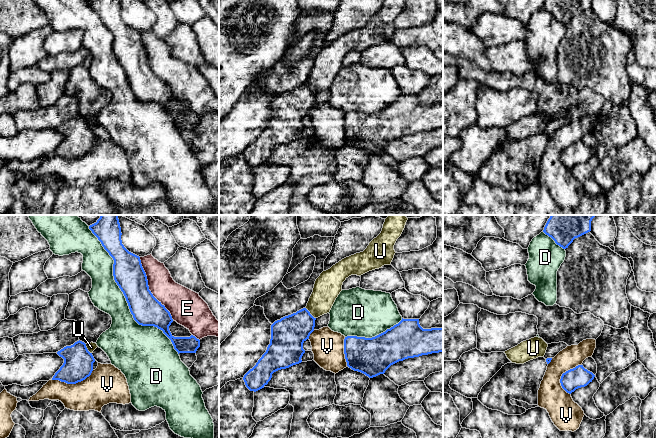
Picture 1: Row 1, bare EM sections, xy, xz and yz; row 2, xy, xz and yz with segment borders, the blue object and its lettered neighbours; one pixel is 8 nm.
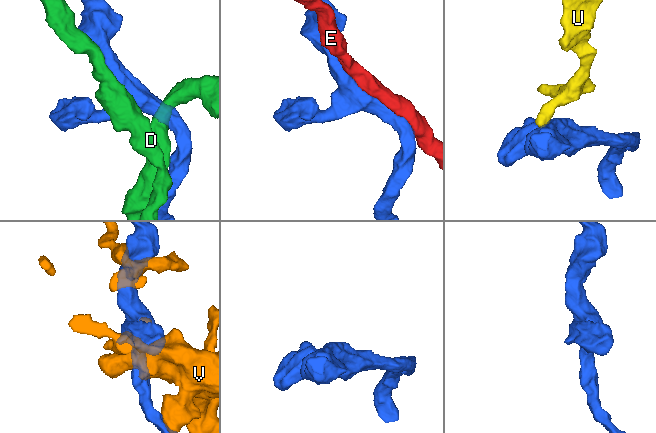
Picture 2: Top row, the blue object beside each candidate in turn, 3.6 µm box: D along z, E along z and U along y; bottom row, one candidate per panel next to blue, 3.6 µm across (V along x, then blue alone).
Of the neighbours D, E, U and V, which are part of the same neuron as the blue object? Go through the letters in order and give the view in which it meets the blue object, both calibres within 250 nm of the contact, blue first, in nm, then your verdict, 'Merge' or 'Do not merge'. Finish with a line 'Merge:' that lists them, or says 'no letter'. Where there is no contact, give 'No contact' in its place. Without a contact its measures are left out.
D: Touches blue in xy. Thickness 240 nm (blue) against 240 nm. Do not merge
E: Touches blue in xy. Thickness 240 nm (blue) against 240 nm. Do not merge
U: Touches blue in xz. Thickness 280 nm (blue) against 220 nm. Do not merge
V: Touches blue in xy. Thickness 240 nm (blue) against 280 nm. Do not merge
Merge: no letter

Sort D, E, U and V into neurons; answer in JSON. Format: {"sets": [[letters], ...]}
{"sets": [["D"], ["E"], ["U"], ["V"]]}

